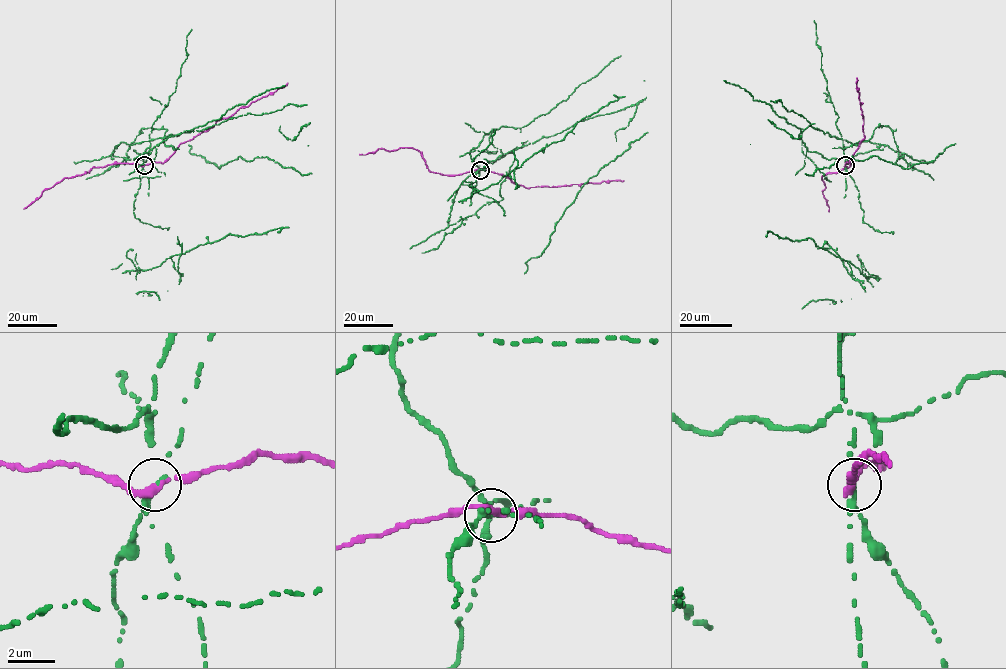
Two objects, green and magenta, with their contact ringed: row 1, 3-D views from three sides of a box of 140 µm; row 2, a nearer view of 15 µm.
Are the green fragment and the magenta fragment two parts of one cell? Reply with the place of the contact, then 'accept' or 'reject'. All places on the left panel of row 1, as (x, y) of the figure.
(144, 165) | reject

